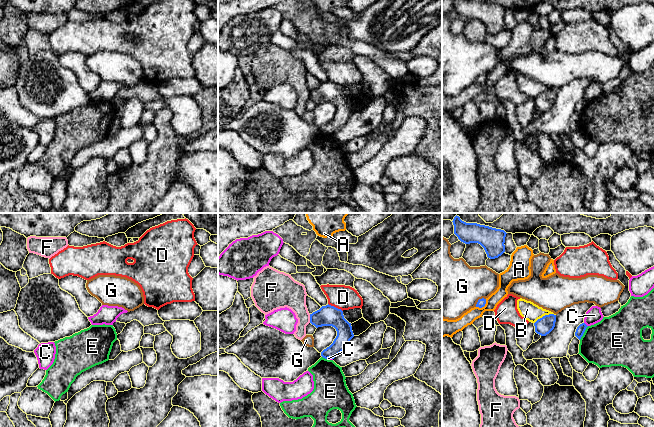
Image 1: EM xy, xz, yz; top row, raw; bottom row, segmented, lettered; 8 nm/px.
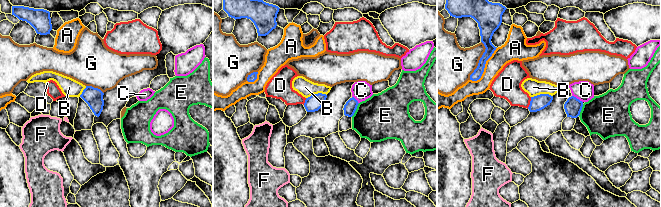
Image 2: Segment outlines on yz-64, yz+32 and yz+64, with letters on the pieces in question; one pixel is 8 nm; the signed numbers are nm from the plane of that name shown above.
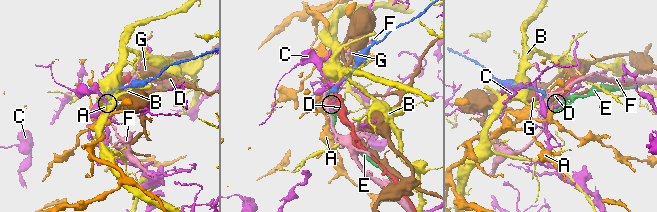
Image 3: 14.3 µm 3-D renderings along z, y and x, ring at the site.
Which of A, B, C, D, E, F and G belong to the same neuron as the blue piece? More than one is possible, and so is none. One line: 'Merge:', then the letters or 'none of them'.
Merge: none of them

